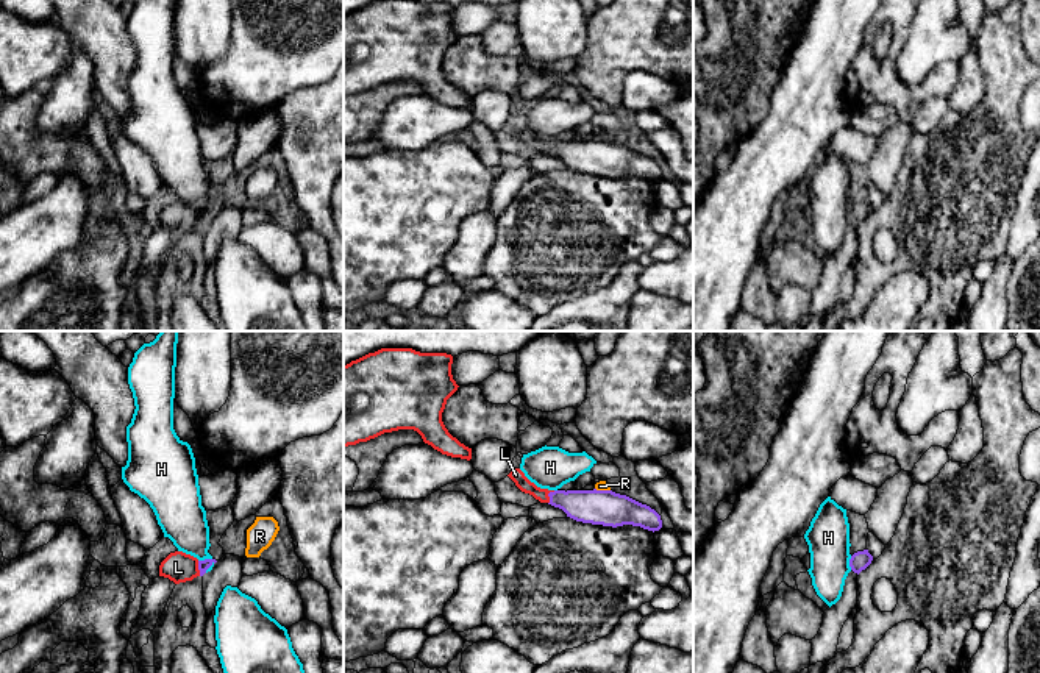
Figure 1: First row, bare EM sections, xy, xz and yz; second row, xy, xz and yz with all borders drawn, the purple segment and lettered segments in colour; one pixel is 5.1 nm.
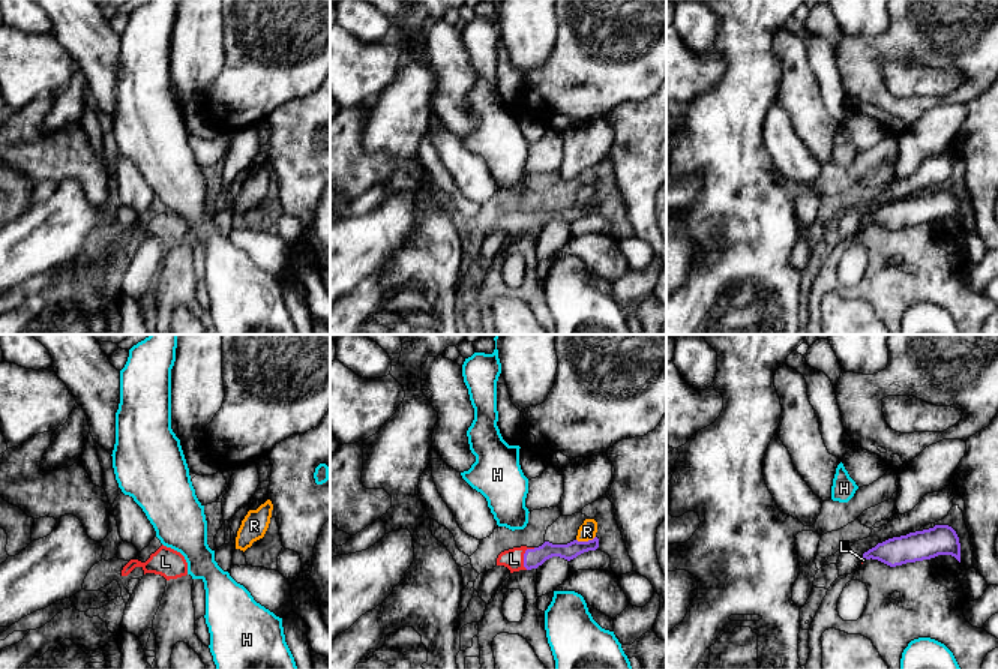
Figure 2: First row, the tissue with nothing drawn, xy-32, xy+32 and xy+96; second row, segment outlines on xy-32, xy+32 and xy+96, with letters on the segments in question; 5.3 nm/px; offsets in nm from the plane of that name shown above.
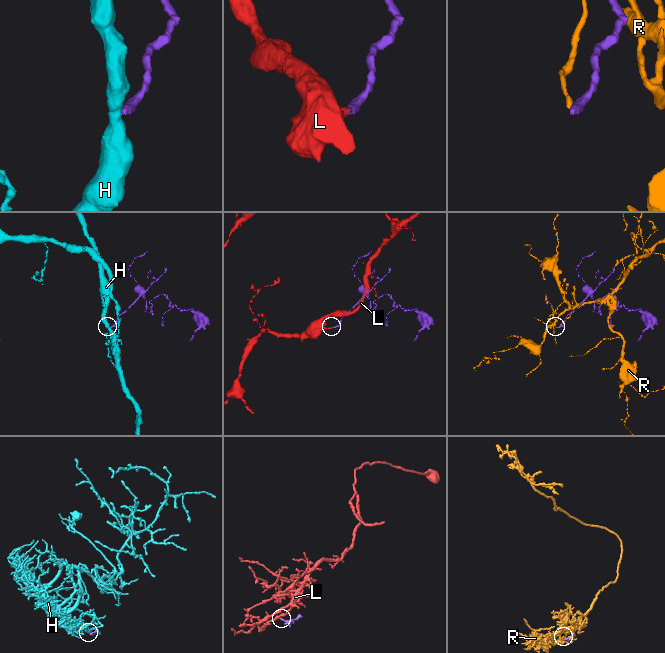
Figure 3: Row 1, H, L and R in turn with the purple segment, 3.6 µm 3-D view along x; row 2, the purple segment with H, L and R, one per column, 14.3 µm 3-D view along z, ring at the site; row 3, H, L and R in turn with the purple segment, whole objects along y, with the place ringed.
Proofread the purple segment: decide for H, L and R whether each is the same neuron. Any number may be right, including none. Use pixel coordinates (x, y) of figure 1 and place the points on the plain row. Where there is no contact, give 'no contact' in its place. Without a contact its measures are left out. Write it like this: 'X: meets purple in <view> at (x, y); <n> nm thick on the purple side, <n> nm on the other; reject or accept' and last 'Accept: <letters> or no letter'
H: meets purple in xy at (211, 214); 60 nm thick on the purple side, 220 nm on the other; reject
L: meets purple in xz at (548, 145); 180 nm thick on the purple side, 70 nm on the other; accept
R: meets purple in xz at (603, 141); 180 nm thick on the purple side, 50 nm on the other; reject
Accept: L

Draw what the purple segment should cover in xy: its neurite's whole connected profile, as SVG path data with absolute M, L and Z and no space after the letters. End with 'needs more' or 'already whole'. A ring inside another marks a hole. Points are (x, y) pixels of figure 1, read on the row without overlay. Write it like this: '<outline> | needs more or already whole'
M183 201L170 203L159 215L159 226L169 228L175 234L192 231L203 226L215 214L215 209L198 211Z | needs more

